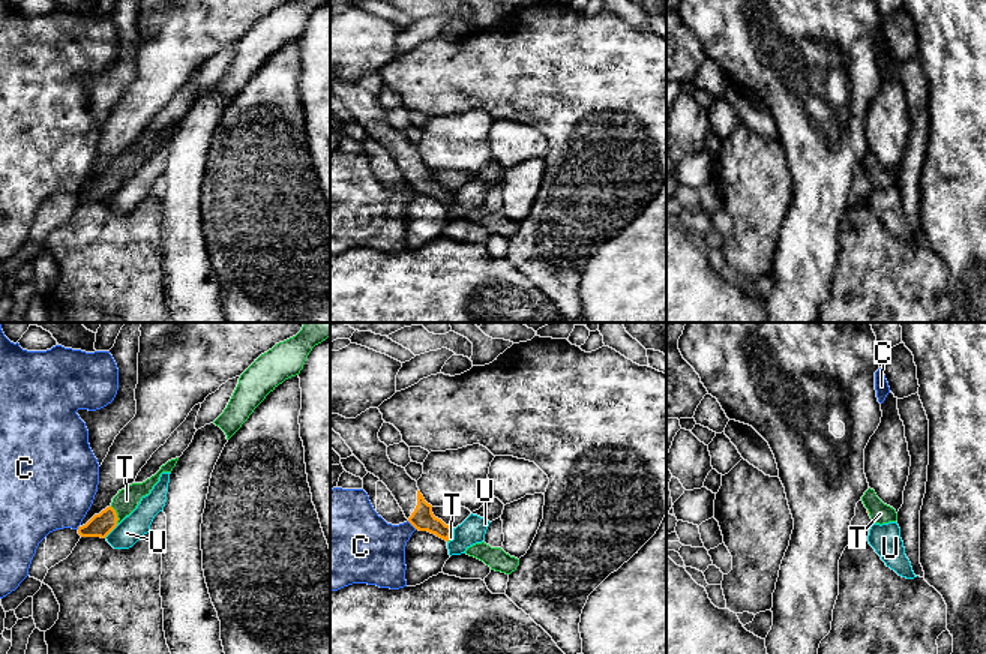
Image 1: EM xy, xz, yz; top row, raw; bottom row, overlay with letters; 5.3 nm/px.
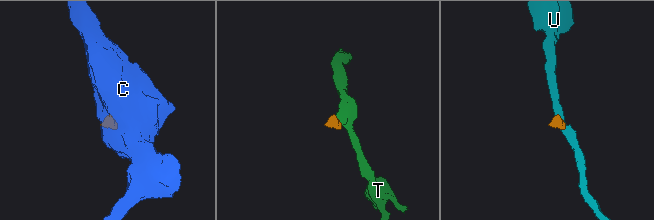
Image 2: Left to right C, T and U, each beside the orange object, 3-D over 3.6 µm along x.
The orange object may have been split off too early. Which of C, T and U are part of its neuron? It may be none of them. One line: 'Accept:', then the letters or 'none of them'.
Accept: T

